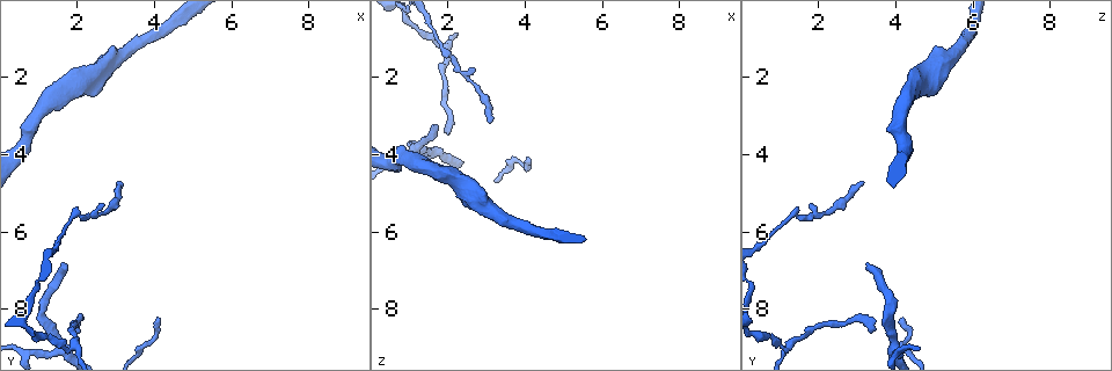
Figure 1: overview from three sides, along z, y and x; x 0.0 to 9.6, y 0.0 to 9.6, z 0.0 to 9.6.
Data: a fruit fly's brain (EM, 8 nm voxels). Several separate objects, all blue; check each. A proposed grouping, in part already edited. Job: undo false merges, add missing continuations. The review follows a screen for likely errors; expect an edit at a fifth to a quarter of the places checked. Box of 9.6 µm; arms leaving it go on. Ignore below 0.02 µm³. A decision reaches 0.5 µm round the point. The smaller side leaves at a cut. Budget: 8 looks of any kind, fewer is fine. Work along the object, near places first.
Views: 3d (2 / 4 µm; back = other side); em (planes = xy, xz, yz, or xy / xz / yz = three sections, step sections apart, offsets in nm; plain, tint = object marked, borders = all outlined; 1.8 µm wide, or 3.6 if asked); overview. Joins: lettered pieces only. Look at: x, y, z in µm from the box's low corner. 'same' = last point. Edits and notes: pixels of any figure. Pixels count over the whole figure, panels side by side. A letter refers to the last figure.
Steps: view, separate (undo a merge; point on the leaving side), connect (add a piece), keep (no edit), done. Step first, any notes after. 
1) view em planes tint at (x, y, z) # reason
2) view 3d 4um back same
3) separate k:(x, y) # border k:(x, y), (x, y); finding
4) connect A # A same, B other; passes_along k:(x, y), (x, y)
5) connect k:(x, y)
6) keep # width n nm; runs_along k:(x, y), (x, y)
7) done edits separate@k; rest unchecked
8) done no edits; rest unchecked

view 3d 2um at (1.60, 6.75, 3.35) # an open end

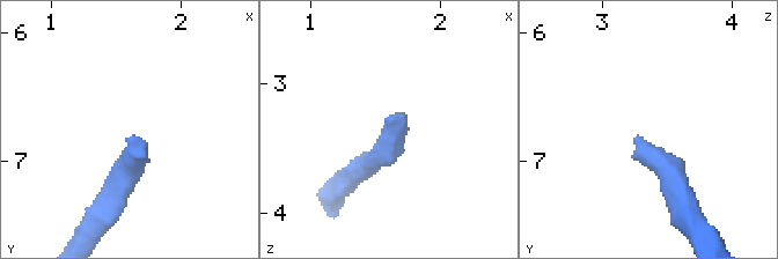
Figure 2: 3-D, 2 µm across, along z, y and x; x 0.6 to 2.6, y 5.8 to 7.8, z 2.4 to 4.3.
view em planes plain at (1.62, 6.78, 3.30) # need the tissue

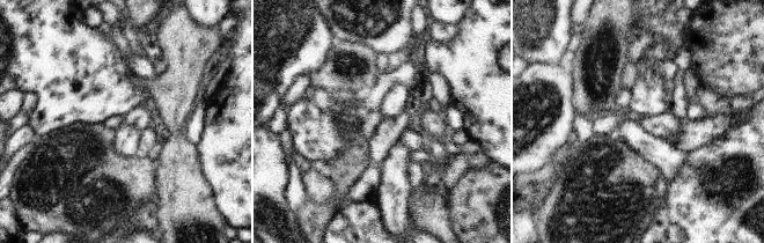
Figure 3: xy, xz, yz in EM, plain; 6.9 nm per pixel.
view em planes borders same

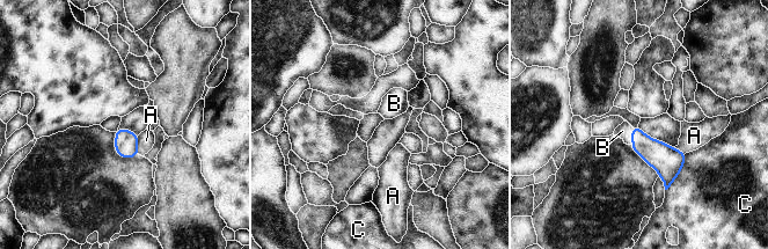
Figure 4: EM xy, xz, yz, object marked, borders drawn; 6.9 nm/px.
connect B # width 150 nm; longest_contact C 300 nm; A other, B same, C other; the neuron continues

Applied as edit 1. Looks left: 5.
view overview # redraw

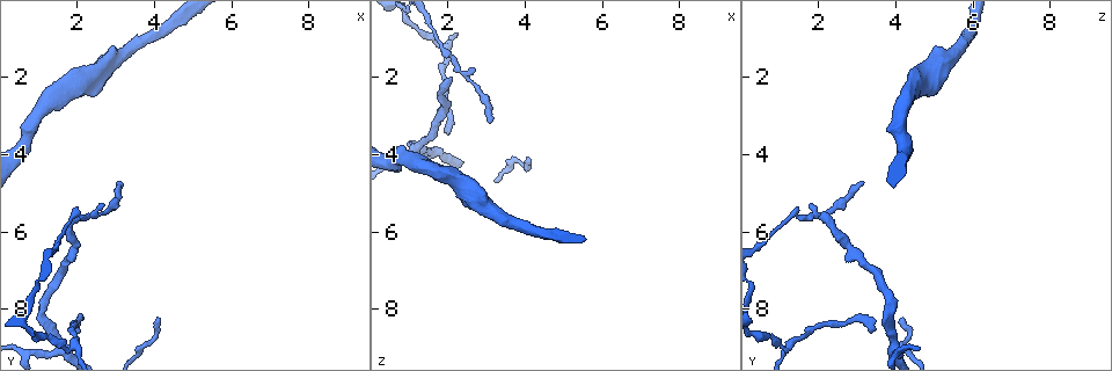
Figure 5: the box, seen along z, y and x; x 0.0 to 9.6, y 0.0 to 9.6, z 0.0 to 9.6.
view 3d 4um at (3.15, 4.75, 3.20) # thin end

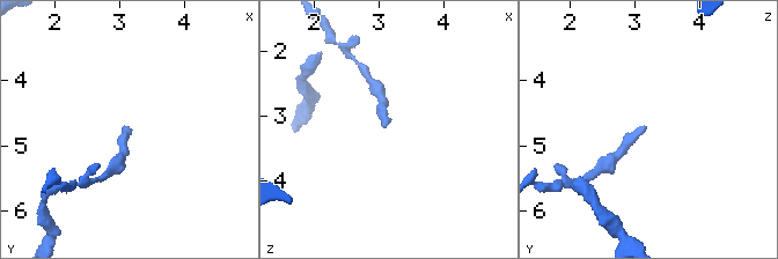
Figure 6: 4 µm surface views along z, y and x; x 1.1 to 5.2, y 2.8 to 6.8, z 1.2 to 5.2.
view em yz step 16 tint at (3.10, 4.75, 3.20)

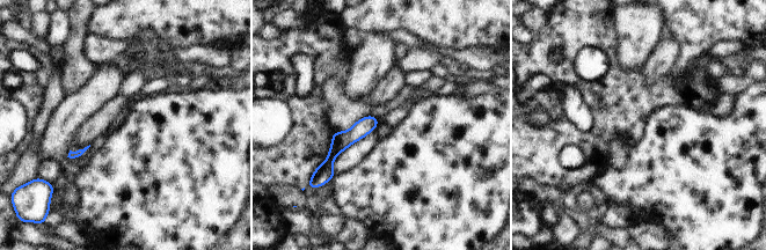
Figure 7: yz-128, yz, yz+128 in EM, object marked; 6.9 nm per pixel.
view em planes borders same # cut it another way

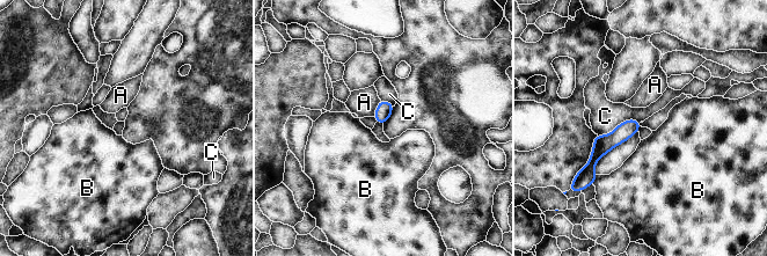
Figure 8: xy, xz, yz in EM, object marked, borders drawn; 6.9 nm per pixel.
keep # width 110 nm; A other, B other, C other; none of them fits

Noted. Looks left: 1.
view em 3.6um planes borders at (2.05, 8.65, 3.35) # tapers out

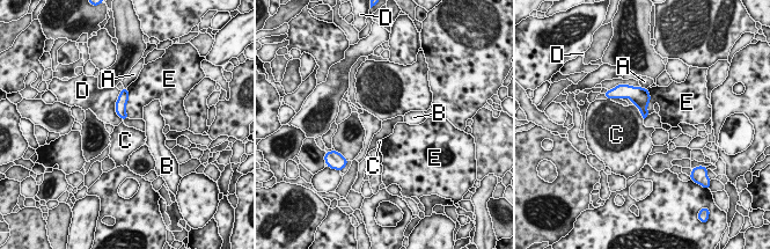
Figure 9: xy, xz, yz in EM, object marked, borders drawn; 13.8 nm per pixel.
keep # longest_contact D 420 nm; A other, B other, C other, D other, E other; border 9:(633, 104), (644, 118); no lettered piece goes on from it

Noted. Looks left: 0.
done edits connect@4; rest unchecked

